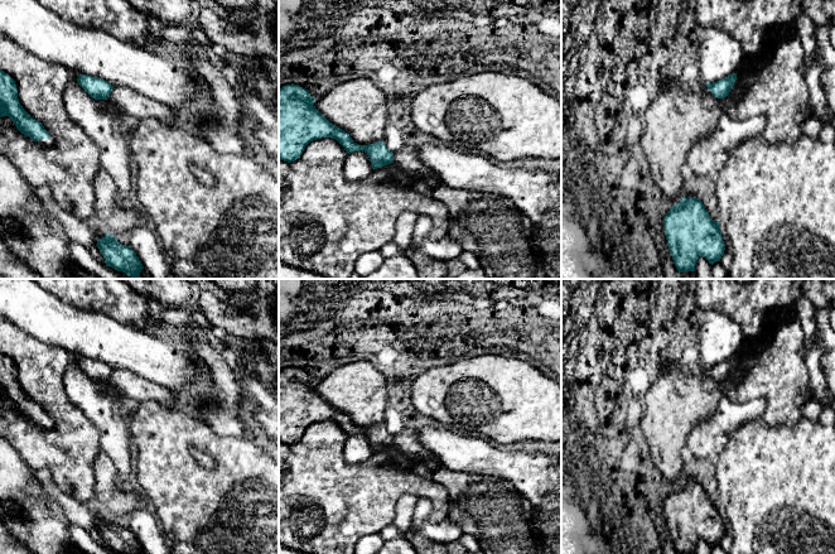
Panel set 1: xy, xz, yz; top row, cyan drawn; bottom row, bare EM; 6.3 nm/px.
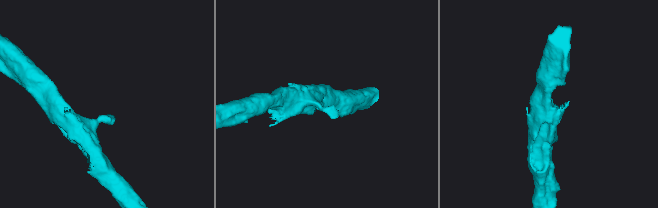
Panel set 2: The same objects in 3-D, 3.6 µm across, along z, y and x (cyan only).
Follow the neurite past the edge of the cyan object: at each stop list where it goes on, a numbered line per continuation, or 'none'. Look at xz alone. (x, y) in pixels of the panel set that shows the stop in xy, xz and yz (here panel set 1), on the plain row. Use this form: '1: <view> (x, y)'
none

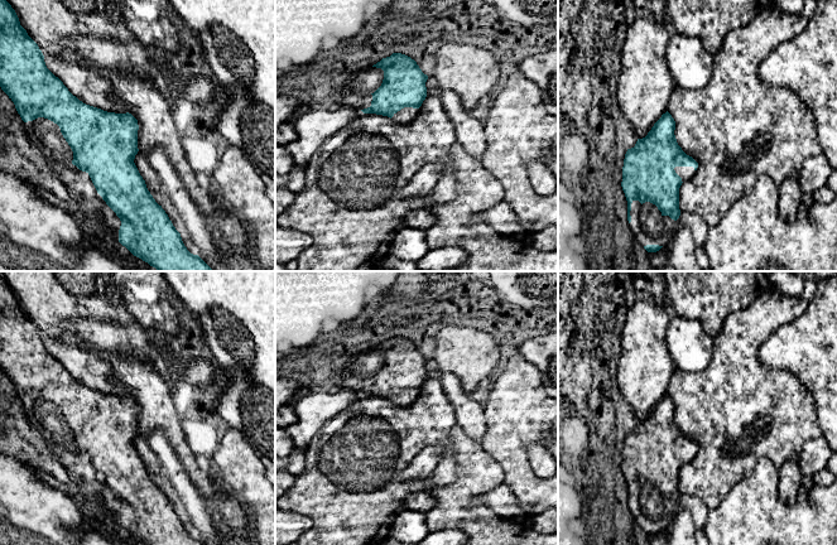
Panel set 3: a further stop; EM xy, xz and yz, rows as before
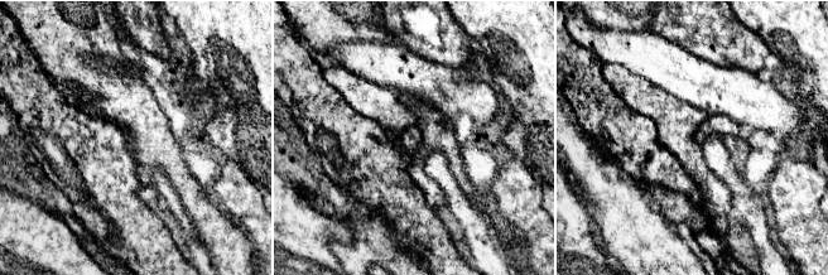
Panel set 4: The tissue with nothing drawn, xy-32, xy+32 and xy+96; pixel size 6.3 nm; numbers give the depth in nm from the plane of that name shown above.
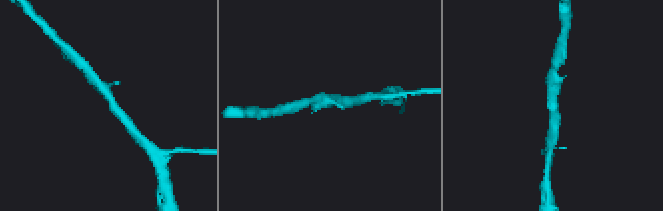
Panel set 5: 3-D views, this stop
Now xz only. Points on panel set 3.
1: xz (354, 381)
2: xz (407, 396)

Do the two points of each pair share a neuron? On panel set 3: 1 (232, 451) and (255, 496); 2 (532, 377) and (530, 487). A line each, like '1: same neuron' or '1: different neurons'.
1: same neuron
2: same neuron

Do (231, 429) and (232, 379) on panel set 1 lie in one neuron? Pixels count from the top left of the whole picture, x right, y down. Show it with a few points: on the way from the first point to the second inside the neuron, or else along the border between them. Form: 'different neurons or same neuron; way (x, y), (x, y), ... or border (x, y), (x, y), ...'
same neuron; way (230, 417), (230, 391)

